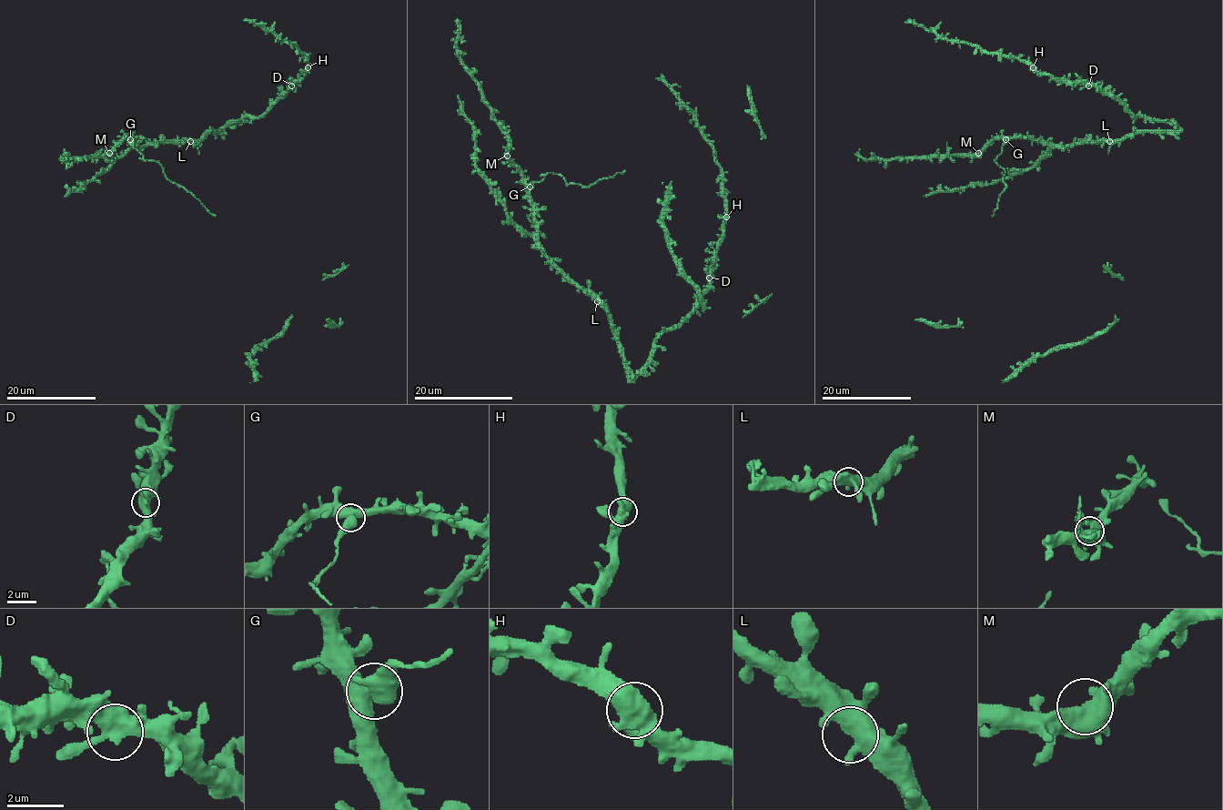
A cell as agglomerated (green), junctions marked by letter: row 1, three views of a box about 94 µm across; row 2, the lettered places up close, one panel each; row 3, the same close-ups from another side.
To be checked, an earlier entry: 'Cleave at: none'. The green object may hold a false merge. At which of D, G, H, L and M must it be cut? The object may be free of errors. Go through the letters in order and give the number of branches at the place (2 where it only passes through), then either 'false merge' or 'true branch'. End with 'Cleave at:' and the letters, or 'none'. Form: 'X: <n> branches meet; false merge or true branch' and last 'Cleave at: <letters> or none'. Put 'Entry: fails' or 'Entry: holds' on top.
Entry: fails
D: 3 branches meet; true branch
G: 3 branches meet; false merge
H: 3 branches meet; true branch
L: 3 branches meet; true branch
M: 3 branches meet; true branch
Cleave at: G

